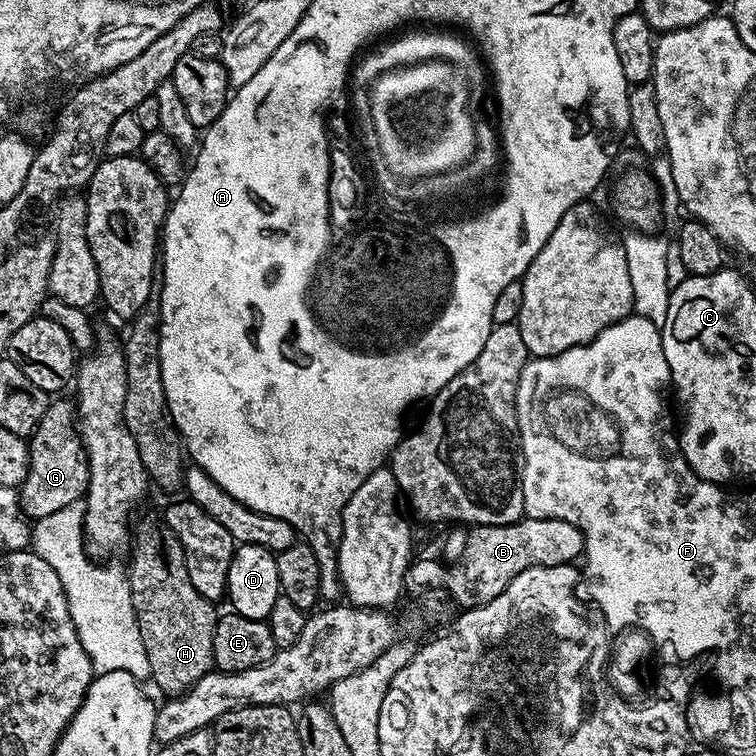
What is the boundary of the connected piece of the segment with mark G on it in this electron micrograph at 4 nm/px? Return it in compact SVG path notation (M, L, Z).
M56 398L49 403L46 414L42 414L42 422L28 440L28 473L18 495L21 510L33 521L46 518L46 514L54 514L54 510L62 510L62 506L70 506L70 502L81 499L88 490L88 456L80 440L76 405L71 399L60 399L64 398Z

